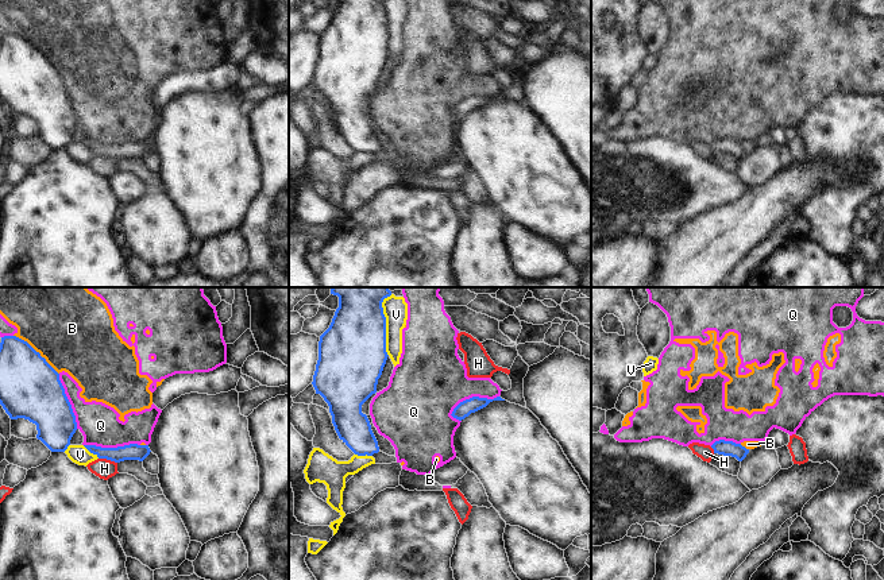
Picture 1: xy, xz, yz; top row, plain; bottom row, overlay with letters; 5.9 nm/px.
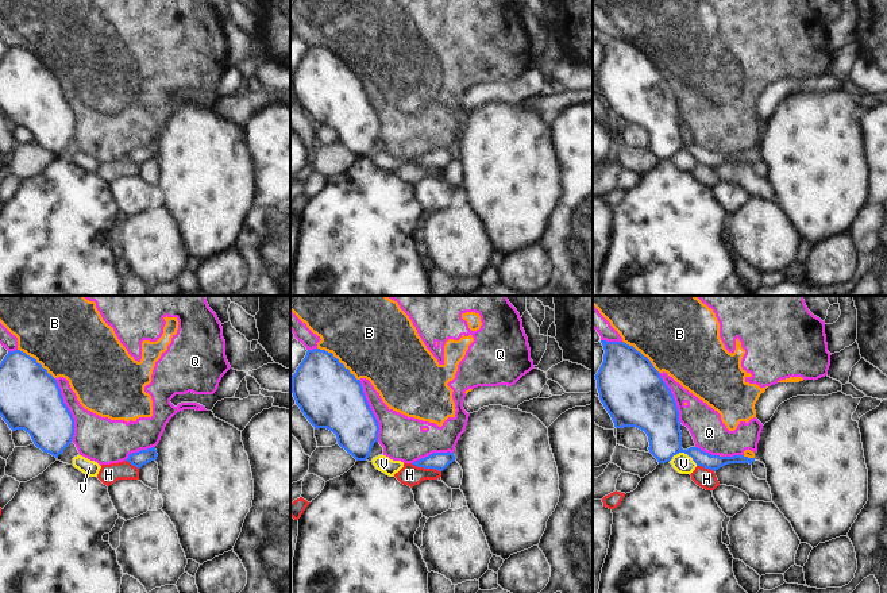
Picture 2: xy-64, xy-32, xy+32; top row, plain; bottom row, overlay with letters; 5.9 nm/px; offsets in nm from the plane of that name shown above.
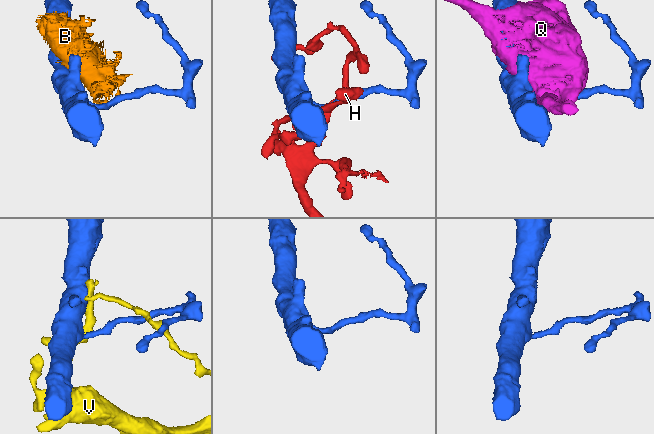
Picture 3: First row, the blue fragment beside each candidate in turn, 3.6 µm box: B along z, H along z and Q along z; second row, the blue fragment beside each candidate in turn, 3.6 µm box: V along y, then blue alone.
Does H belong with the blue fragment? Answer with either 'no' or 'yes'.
no

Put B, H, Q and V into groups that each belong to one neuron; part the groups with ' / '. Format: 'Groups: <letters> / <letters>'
Groups: B Q / H / V

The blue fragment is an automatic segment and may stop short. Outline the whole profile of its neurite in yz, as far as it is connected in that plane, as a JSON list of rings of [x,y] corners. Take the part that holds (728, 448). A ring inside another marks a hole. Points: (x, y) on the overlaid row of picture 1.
[[[725,440],[715,441],[711,448],[714,449],[714,453],[736,457],[738,461],[742,461],[749,453],[749,449],[741,444]]]

